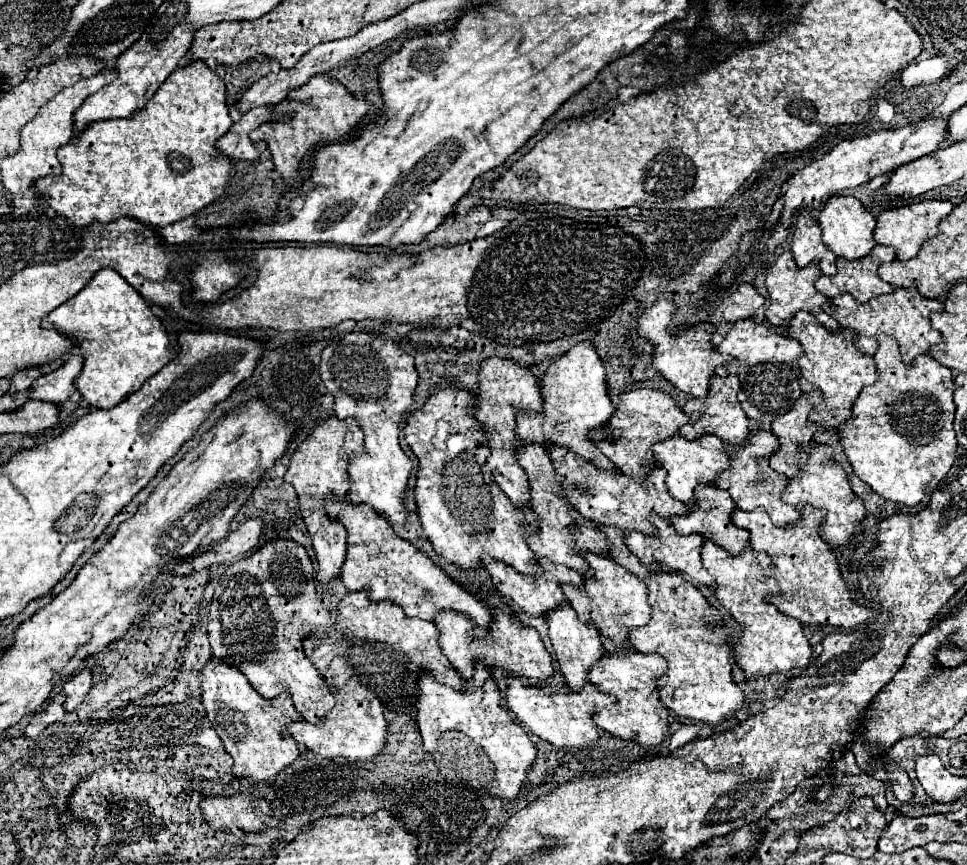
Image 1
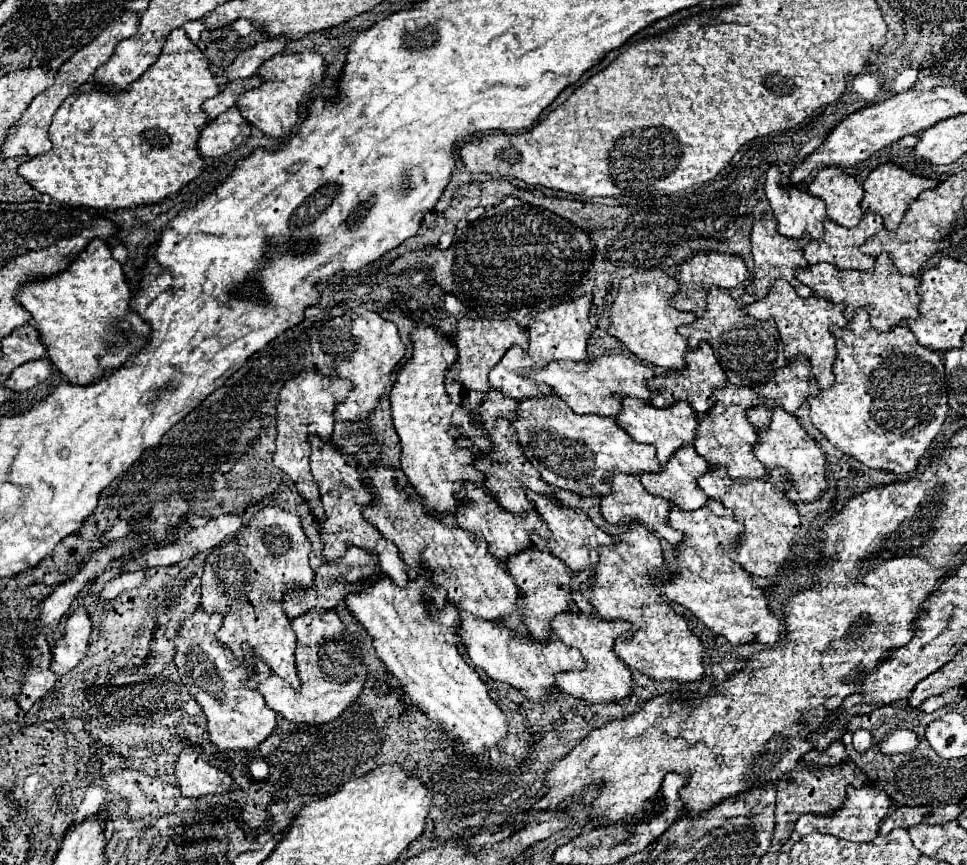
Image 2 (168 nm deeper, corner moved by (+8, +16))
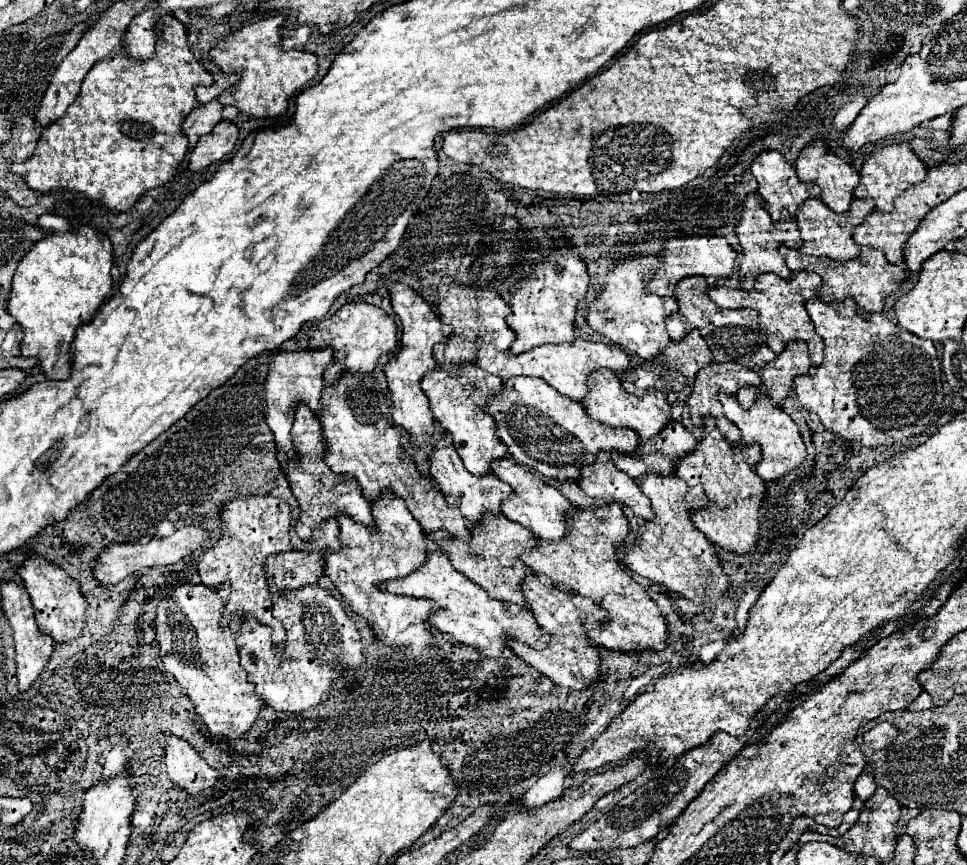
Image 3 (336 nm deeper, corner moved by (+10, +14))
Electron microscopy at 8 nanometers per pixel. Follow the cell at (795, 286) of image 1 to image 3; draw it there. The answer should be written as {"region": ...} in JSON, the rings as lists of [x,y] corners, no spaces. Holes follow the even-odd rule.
{"region":[[[750,196],[744,204],[744,216],[736,228],[736,234],[738,234],[738,240],[740,240],[740,246],[742,246],[742,262],[740,262],[740,284],[744,290],[752,290],[754,286],[754,280],[764,274],[764,272],[772,272],[772,274],[778,274],[780,278],[792,278],[792,272],[788,270],[782,254],[780,254],[780,246],[788,246],[792,250],[798,250],[802,246],[802,238],[800,238],[800,230],[796,226],[796,222],[792,220],[788,212],[782,212],[783,216],[780,220],[780,224],[776,226],[772,220],[770,220],[770,214],[764,210],[760,198],[756,196]]]}

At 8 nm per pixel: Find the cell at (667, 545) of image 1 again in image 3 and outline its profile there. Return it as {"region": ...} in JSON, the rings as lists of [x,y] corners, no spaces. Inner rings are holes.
{"region":[[[600,452],[592,466],[580,470],[580,476],[578,484],[590,498],[628,506],[642,520],[652,520],[652,516],[656,516],[640,486],[612,464],[610,454]]]}

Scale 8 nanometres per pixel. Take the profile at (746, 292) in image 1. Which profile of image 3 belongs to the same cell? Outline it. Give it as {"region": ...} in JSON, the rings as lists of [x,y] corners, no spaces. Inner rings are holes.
{"region":[[[684,236],[672,238],[662,250],[662,268],[650,280],[650,292],[662,298],[676,298],[676,286],[680,280],[688,276],[712,276],[712,278],[728,278],[736,266],[738,252],[718,236]]]}

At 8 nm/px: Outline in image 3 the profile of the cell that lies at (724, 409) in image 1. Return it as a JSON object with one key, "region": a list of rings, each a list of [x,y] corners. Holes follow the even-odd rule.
{"region":[[[692,330],[690,334],[684,336],[684,340],[672,342],[664,350],[664,354],[660,358],[650,360],[650,362],[642,360],[640,366],[634,366],[630,370],[630,374],[626,374],[626,378],[620,378],[620,380],[622,380],[622,386],[628,392],[634,392],[638,396],[642,392],[646,392],[648,388],[656,388],[662,394],[666,394],[670,404],[684,404],[690,398],[690,394],[692,394],[692,386],[694,386],[698,370],[704,368],[704,366],[710,366],[710,364],[712,364],[712,354],[708,350],[706,340],[700,336],[698,330]]]}

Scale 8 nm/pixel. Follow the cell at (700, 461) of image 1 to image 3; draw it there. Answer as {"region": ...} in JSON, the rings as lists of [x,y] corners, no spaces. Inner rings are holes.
{"region":[[[598,370],[598,372],[592,374],[590,394],[582,404],[588,410],[592,420],[598,420],[598,422],[602,422],[606,426],[612,426],[612,428],[630,428],[640,436],[640,440],[656,438],[656,434],[660,434],[664,430],[664,426],[668,426],[668,422],[674,422],[672,408],[670,408],[666,396],[662,392],[648,390],[640,398],[634,396],[634,394],[628,394],[622,388],[620,380],[608,370]]]}

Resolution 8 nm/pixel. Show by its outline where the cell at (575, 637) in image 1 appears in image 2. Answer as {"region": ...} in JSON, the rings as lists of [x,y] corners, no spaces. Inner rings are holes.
{"region":[[[534,546],[510,556],[506,560],[506,568],[516,582],[520,596],[524,598],[524,602],[520,606],[520,614],[522,614],[522,620],[524,620],[530,636],[536,640],[550,638],[552,636],[550,620],[558,612],[572,610],[572,604],[574,604],[574,592],[570,590],[570,570],[566,568],[566,564],[562,564],[562,560],[558,560],[550,552],[538,550]]]}

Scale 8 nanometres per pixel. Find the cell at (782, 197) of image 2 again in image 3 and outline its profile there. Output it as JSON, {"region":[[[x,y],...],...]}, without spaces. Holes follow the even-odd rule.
{"region":[[[776,150],[760,152],[752,162],[752,174],[758,180],[758,192],[762,196],[762,202],[766,204],[768,214],[772,216],[772,222],[780,222],[782,212],[788,212],[792,218],[796,218],[796,212],[808,198],[820,198],[820,188],[816,184],[804,184],[798,180],[794,166],[790,166],[784,156]]]}

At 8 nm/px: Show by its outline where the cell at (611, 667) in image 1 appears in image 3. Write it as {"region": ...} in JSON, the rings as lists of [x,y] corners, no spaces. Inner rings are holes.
{"region":[[[528,572],[528,578],[522,584],[522,592],[526,592],[526,602],[534,612],[536,622],[542,626],[544,632],[552,634],[552,642],[544,650],[534,650],[524,642],[512,640],[510,648],[518,654],[524,662],[534,666],[542,676],[550,678],[554,684],[570,690],[584,690],[600,682],[600,652],[588,642],[588,634],[584,632],[584,618],[594,616],[598,624],[606,622],[606,612],[598,608],[590,598],[568,594],[554,588],[550,582],[540,580],[542,574]],[[554,628],[554,630],[552,630]]]}

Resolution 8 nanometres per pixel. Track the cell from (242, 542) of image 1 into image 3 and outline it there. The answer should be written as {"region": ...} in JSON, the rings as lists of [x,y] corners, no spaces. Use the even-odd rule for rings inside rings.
{"region":[[[186,526],[176,530],[172,536],[168,538],[154,538],[150,540],[146,546],[140,544],[110,544],[102,556],[100,556],[100,564],[94,568],[94,578],[102,584],[102,586],[110,586],[110,584],[118,584],[120,580],[124,580],[126,576],[148,568],[148,566],[170,566],[180,562],[182,558],[190,556],[196,550],[208,550],[214,544],[214,538],[208,534],[208,530],[200,528],[200,526]]]}

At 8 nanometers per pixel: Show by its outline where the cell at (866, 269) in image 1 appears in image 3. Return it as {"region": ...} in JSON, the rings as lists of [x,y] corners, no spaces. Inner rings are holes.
{"region":[[[806,200],[804,206],[800,206],[796,222],[800,228],[800,236],[804,240],[804,246],[800,248],[802,254],[808,256],[826,256],[830,260],[836,262],[846,262],[852,258],[858,258],[860,248],[856,246],[852,232],[856,230],[856,226],[860,226],[860,222],[864,222],[864,218],[874,210],[874,202],[872,200],[854,200],[852,202],[852,210],[846,214],[834,214],[832,210],[828,210],[828,206],[824,206],[824,202],[820,200]]]}

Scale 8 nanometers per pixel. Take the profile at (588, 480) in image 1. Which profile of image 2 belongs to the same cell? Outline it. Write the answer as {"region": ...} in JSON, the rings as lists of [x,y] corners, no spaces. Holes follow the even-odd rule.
{"region":[[[556,394],[520,400],[512,426],[516,428],[518,444],[522,446],[524,456],[540,472],[542,480],[580,496],[604,496],[610,492],[614,468],[620,468],[626,474],[660,472],[654,446],[632,440],[622,428],[618,428],[614,418],[576,414]]]}

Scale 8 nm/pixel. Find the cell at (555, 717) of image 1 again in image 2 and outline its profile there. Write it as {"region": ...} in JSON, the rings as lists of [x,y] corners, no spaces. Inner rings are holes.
{"region":[[[460,610],[460,624],[458,628],[454,628],[454,632],[458,634],[474,666],[480,666],[496,682],[512,684],[522,694],[526,694],[526,698],[536,702],[542,702],[542,694],[556,686],[554,684],[556,672],[582,668],[582,656],[578,656],[574,648],[570,648],[558,638],[548,638],[540,642],[540,640],[534,640],[532,636],[518,636],[502,622],[480,620],[464,610]]]}

